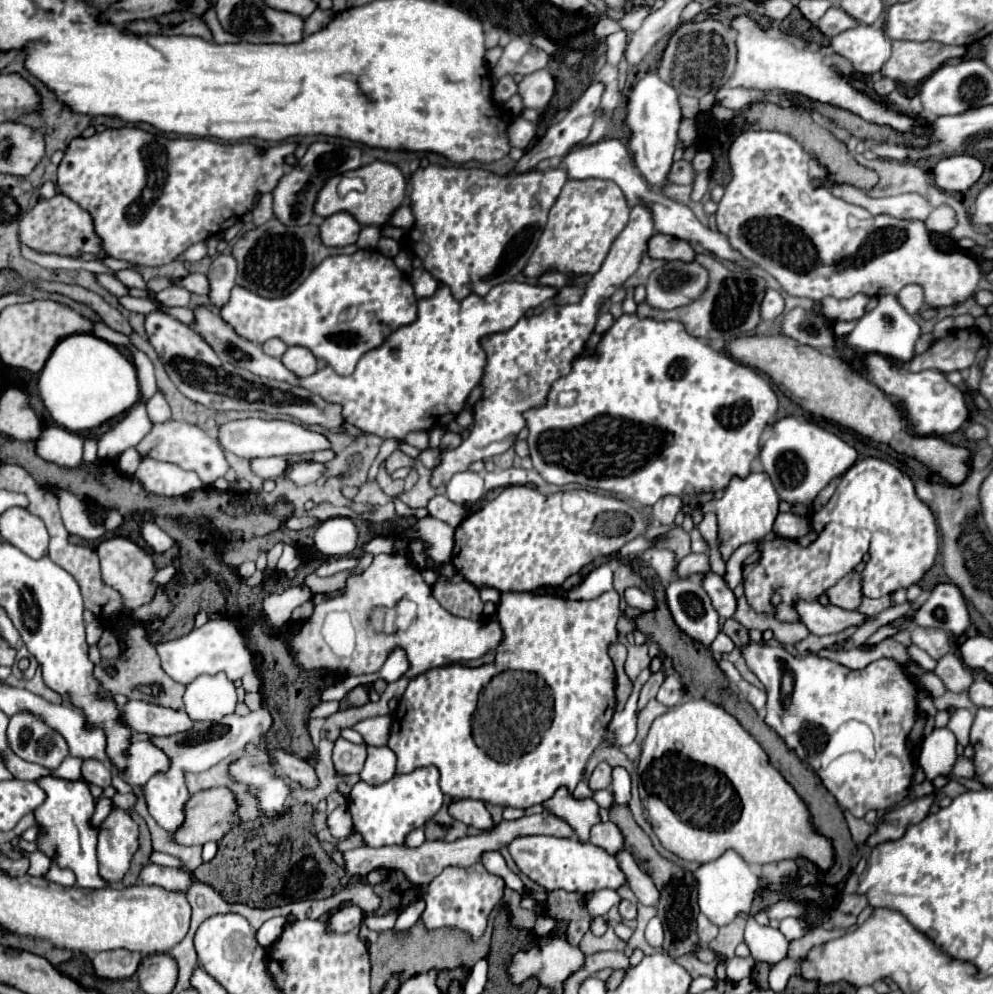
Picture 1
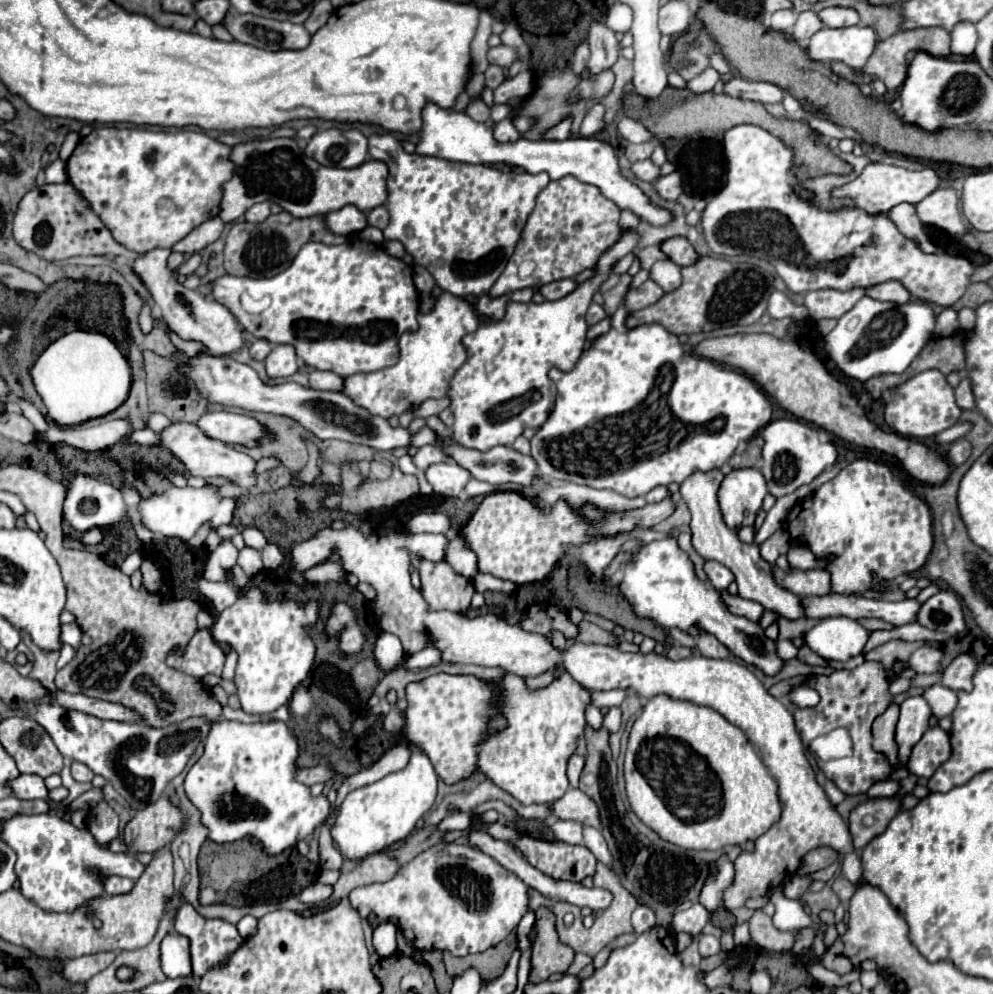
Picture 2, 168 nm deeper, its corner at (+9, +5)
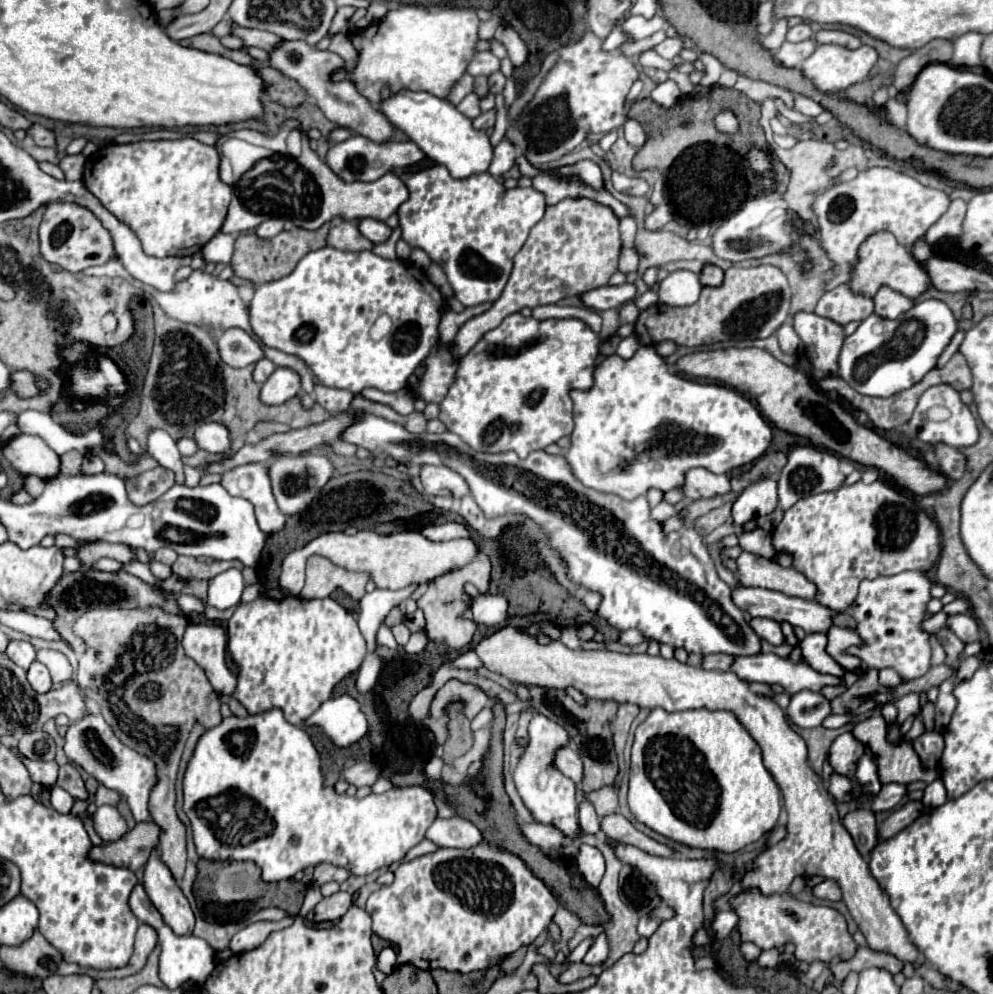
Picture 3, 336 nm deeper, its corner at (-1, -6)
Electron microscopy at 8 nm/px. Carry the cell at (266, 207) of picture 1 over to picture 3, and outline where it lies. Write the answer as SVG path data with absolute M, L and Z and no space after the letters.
M266 219L256 227L258 237L274 237L282 231L282 219Z

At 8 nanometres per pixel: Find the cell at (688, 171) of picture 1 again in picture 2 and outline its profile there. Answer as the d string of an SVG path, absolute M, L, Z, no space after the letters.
M642 160L642 162L634 162L632 164L632 172L634 172L636 178L646 180L646 182L652 182L652 180L658 178L660 168L656 164L652 164L652 160Z

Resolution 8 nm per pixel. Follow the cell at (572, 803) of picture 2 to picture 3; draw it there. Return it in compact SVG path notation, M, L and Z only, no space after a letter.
M610 813L606 817L602 817L600 821L602 831L616 843L630 843L650 855L658 855L658 857L672 857L672 849L650 839L648 835L644 835L642 831L638 831L624 815L620 813Z

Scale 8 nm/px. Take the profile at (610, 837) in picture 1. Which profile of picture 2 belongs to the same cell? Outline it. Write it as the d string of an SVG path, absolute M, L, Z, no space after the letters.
M554 820L550 824L550 830L552 830L552 834L554 834L554 838L558 842L572 844L572 846L582 844L582 824L580 822L574 822L574 820Z

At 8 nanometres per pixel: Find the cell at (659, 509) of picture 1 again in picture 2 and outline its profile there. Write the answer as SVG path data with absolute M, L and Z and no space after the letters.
M656 486L656 488L652 488L652 490L644 496L644 500L646 500L648 504L656 504L656 502L664 500L666 496L668 496L668 488L666 488L666 486Z

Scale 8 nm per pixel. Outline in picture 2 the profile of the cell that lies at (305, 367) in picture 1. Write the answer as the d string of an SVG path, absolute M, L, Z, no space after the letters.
M276 346L264 360L270 378L288 378L298 372L298 358L292 346Z

